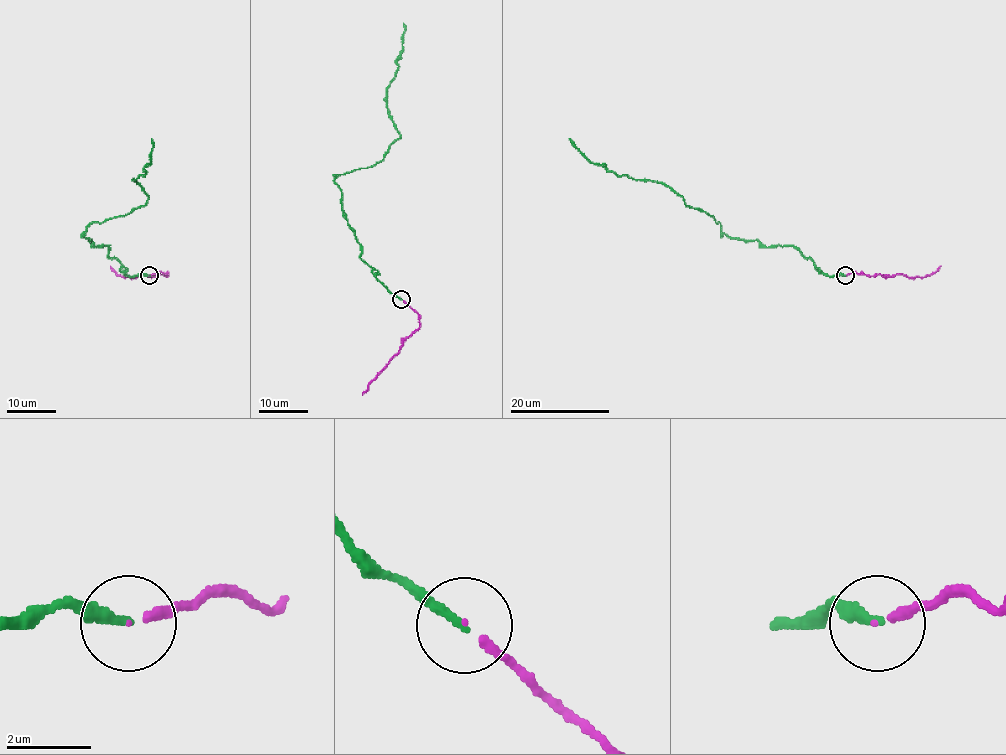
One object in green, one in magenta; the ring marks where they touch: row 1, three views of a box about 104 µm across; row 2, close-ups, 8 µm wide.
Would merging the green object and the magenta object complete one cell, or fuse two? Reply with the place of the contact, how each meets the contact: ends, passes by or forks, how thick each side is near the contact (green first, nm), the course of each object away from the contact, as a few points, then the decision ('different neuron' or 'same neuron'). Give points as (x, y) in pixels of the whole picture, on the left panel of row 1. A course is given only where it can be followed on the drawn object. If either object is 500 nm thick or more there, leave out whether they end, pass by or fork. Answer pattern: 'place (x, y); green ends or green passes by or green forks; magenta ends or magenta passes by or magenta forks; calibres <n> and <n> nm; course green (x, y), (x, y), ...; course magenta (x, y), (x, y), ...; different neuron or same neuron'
place (149, 275); green ends; magenta ends; calibres 220 and 170 nm; course green (149, 276), (125, 275), (108, 246), (82, 235), (142, 206), (147, 195), (135, 179), (150, 163), (151, 138); course magenta (149, 276), (162, 272), (167, 276), (121, 277), (110, 266); same neuron

